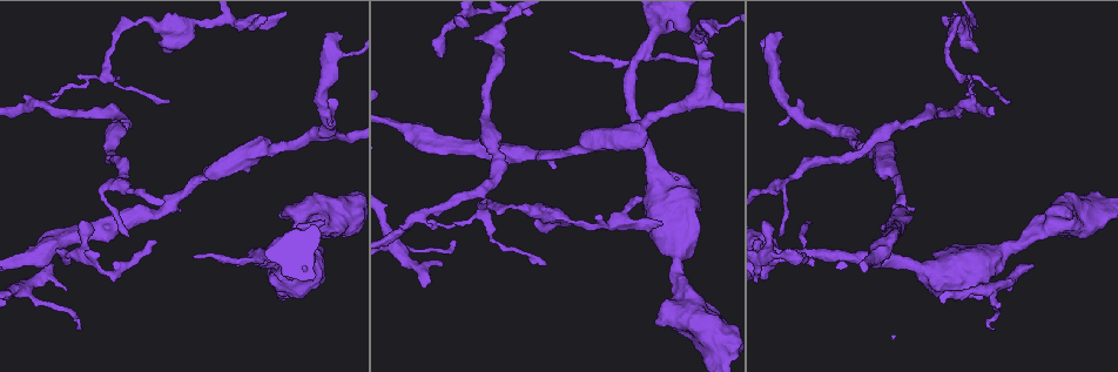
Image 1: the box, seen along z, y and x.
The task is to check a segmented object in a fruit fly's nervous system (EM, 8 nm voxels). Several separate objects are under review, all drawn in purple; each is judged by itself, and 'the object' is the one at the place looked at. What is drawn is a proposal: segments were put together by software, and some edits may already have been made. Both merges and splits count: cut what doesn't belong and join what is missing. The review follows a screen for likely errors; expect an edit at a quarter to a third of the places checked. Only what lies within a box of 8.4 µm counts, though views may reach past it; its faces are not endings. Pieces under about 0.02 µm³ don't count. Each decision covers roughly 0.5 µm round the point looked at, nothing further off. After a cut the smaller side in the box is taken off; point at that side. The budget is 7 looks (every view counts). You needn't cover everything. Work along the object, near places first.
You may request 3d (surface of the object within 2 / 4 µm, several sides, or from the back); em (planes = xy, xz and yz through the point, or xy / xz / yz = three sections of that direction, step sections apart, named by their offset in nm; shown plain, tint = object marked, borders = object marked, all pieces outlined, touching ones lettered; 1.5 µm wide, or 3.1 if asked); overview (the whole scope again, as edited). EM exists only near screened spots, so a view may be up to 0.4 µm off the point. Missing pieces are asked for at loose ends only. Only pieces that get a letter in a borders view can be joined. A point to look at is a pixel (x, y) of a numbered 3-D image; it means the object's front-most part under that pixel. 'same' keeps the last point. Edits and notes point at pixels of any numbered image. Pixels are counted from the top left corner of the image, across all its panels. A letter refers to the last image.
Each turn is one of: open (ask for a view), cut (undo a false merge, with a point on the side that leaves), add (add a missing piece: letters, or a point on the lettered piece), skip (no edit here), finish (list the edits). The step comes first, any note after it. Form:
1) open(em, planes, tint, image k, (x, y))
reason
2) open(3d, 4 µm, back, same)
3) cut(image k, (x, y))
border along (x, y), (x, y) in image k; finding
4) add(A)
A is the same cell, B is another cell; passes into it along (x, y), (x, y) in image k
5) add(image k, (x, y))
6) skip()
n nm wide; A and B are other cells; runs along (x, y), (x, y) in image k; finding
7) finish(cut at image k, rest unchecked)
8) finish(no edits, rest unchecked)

open(3d, 2 µm, image 1, (337, 31))
branch stops here

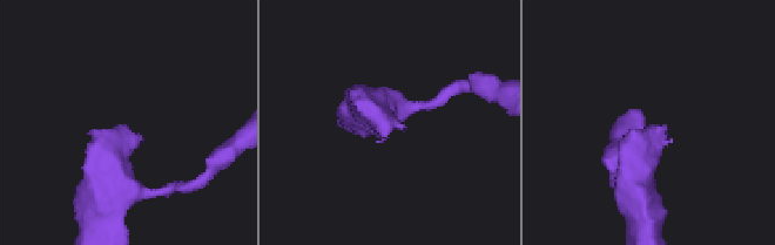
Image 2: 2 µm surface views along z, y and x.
open(em, yz, step 8, tint, image 2, (125, 126))

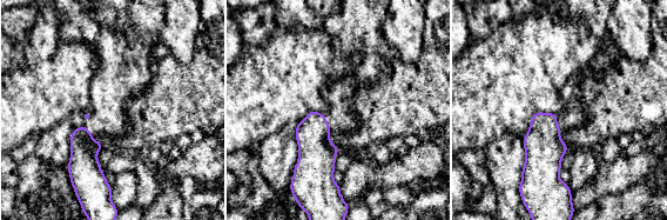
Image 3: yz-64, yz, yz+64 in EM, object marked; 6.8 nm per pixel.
open(em, yz, step 8, borders, same)
see the neighbours

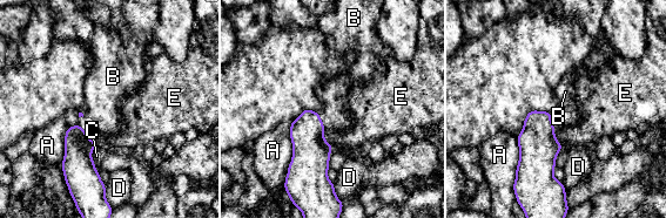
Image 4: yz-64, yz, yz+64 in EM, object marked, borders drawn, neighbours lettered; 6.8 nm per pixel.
add(B)
B is the same cell, A, C, D and E are other cells; passes into it along (310, 151), (320, 116), (334, 95) in image 4; the neuron continues

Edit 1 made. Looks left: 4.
open(em, planes, plain, image 1, (321, 221))
free end

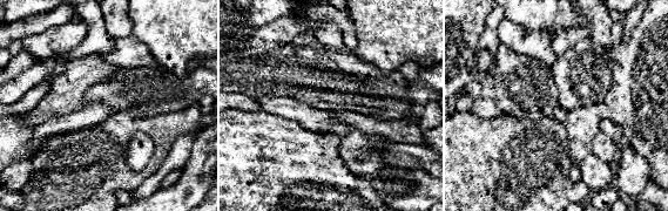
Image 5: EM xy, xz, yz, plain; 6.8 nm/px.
open(em, planes, borders, same)
what lies round it

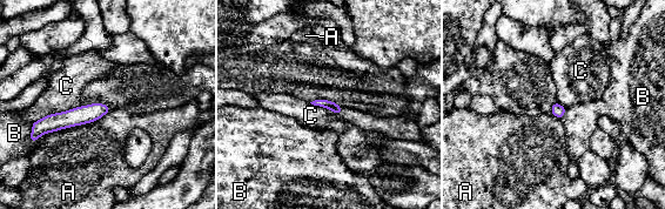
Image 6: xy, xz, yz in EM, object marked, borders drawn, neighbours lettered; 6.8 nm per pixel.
skip()
A touches over 480 nm; A, B and C are other cells; no lettered piece goes on from it

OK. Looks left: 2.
finish(add at image 4, rest unchecked)

